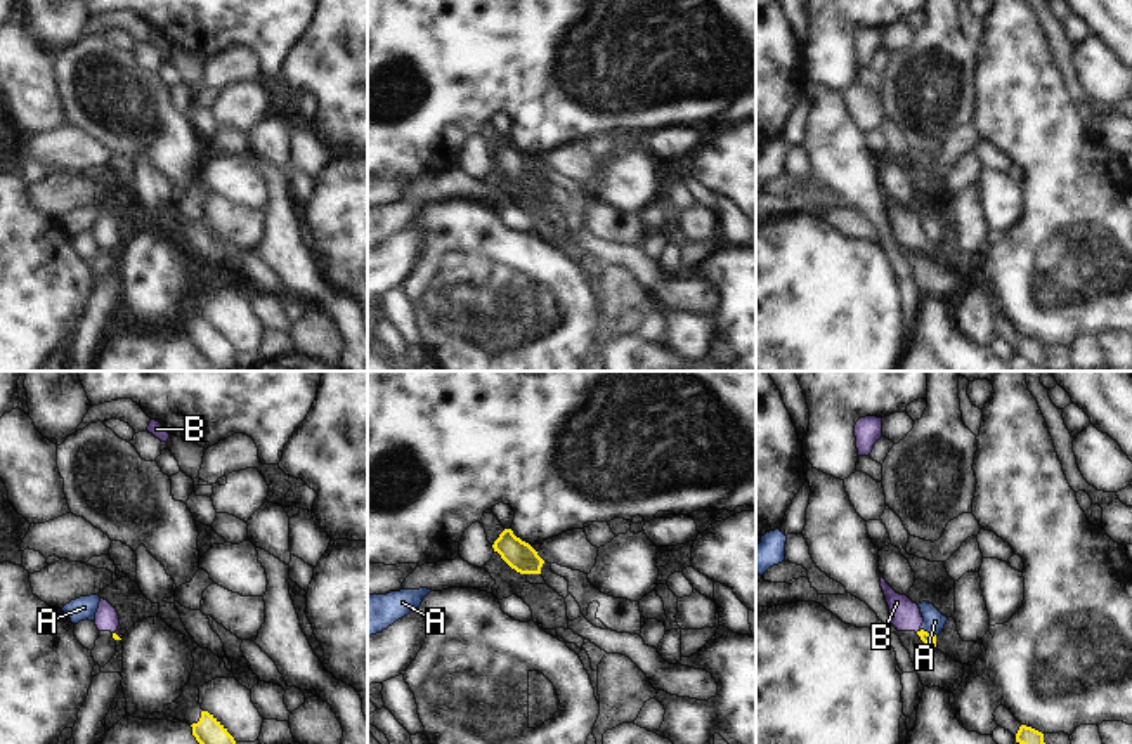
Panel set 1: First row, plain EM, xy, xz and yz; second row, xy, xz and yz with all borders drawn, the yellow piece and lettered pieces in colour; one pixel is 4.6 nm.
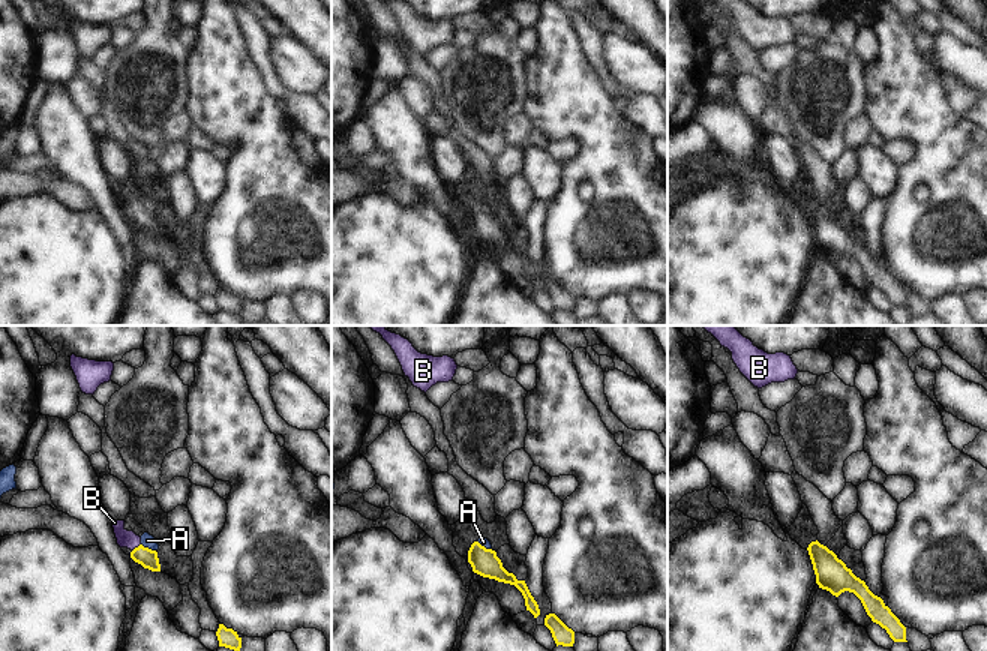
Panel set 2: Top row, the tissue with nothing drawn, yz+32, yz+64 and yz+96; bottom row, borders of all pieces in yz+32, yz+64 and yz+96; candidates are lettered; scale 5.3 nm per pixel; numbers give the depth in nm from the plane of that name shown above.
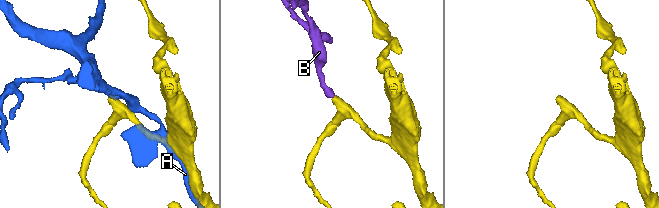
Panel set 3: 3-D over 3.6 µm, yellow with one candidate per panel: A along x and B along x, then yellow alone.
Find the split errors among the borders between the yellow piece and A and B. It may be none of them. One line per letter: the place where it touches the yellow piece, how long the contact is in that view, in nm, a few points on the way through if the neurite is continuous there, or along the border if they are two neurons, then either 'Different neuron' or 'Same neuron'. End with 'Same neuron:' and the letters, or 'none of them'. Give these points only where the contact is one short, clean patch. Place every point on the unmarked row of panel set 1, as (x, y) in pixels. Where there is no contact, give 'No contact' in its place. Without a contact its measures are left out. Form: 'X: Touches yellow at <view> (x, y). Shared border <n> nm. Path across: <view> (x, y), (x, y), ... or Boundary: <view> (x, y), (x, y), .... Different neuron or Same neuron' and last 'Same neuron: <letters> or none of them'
A: Touches yellow at yz (930, 245). Shared border 90 nm. Different neuron
B: Touches yellow at yz (917, 243). Shared border 30 nm. Path across: yz (928, 250), (917, 243), (905, 228). Same neuron
Same neuron: B

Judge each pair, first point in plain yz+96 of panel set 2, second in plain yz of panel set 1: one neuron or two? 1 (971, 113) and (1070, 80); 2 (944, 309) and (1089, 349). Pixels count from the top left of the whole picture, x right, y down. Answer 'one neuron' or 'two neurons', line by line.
1: one neuron
2: one neuron

